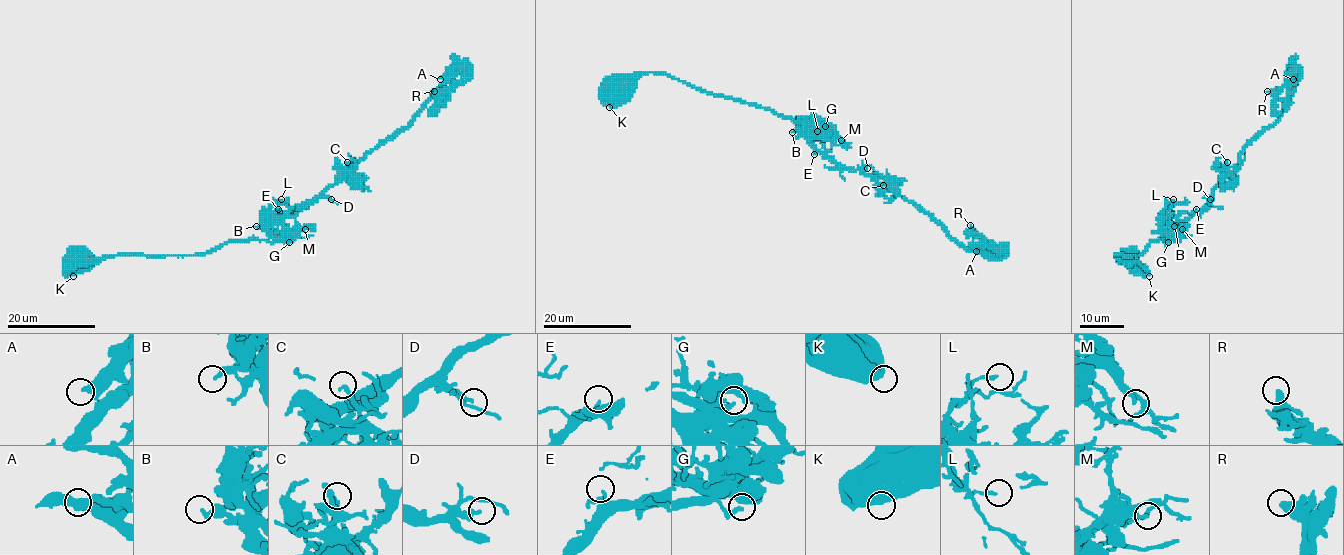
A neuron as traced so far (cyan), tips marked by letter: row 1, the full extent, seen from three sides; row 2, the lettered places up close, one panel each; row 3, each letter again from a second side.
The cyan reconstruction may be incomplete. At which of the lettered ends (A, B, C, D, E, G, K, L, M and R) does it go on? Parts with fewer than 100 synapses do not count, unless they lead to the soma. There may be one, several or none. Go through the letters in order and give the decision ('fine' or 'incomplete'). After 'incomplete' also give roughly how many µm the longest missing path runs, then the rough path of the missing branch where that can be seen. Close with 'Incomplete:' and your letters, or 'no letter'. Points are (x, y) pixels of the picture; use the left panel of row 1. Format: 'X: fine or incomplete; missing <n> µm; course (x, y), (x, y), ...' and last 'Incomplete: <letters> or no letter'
A: incomplete; missing 10 µm; course (440, 79), (431, 89), (409, 96), (403, 102)
B: fine
C: fine
D: fine
E: fine
G: fine
K: fine
L: fine
M: fine
R: fine
Incomplete: A

